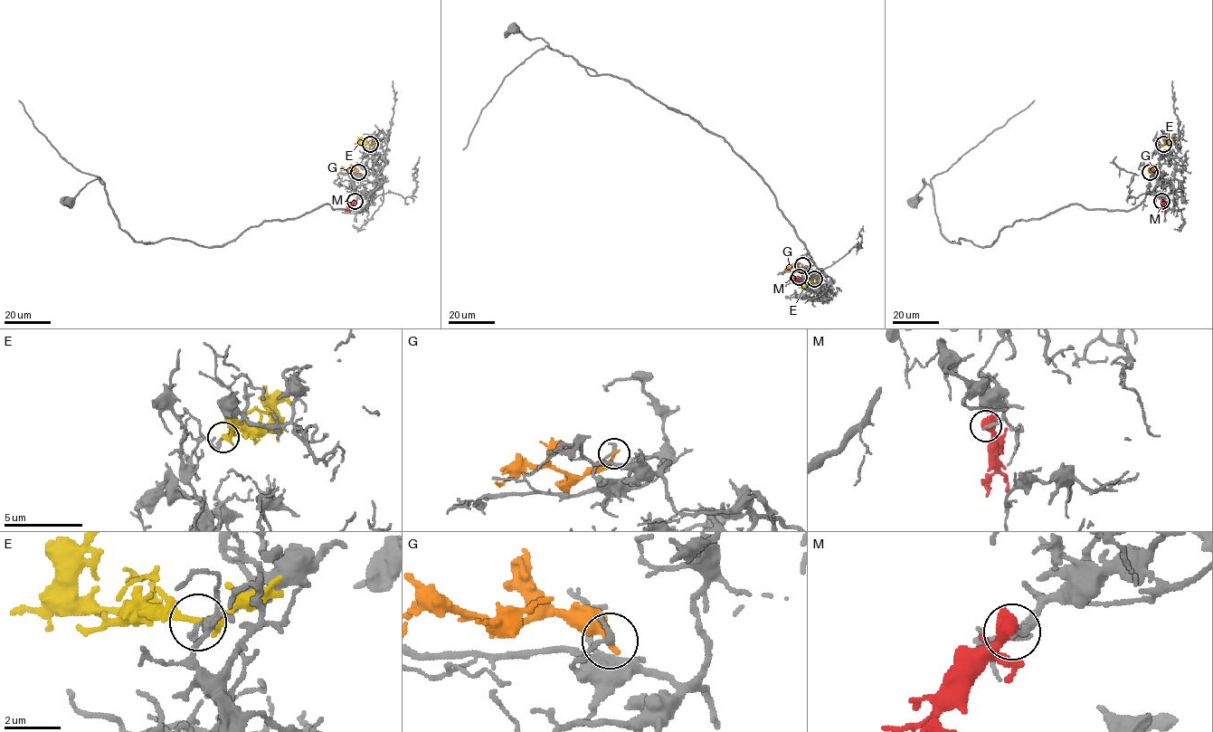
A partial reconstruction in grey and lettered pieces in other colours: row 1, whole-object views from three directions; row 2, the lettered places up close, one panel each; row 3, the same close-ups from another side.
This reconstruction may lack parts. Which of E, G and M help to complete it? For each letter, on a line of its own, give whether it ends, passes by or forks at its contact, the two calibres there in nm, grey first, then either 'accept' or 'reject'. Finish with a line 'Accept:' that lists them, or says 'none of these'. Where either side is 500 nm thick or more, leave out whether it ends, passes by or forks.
E: it passes by; calibres 190 and 220 nm; reject
G: it ends; calibres 240 and 320 nm; reject
M: calibres 200 and 600 nm; reject
Accept: none of these

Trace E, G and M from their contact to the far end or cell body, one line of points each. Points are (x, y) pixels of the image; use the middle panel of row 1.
E: (814, 279), (803, 289)
G: (802, 265), (784, 270)
M: (799, 277), (788, 280)

